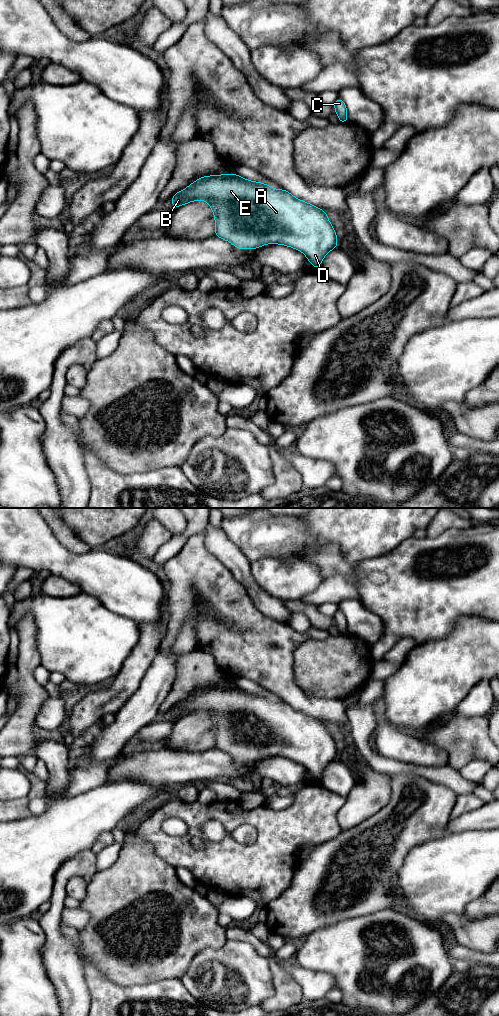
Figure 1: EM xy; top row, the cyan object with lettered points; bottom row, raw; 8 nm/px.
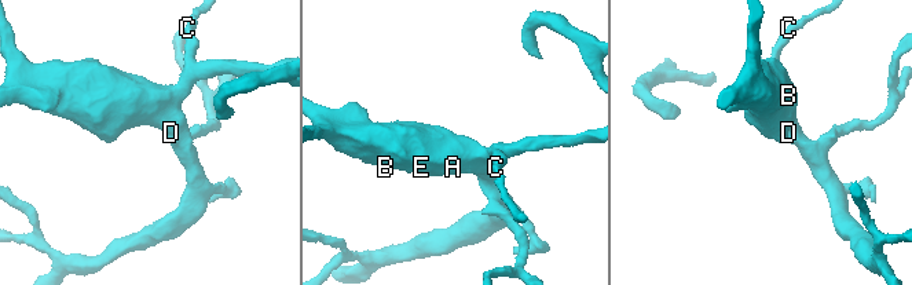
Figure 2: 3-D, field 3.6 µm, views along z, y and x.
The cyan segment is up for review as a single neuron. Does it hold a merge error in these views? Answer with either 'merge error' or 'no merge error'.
no merge error

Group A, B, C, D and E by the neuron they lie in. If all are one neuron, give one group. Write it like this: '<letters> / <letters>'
A B C D E

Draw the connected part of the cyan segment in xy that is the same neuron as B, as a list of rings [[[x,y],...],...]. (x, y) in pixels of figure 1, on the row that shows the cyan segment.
[[[237,174],[204,176],[190,184],[183,191],[173,195],[172,208],[195,200],[205,200],[215,216],[215,234],[231,242],[237,249],[257,249],[262,245],[282,244],[303,252],[315,270],[320,268],[325,255],[338,247],[337,235],[328,220],[327,213],[303,200],[296,199],[287,190],[276,190],[261,182],[246,180]]]

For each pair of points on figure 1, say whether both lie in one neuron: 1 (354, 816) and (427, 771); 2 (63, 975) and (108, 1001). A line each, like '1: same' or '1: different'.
1: different
2: different

